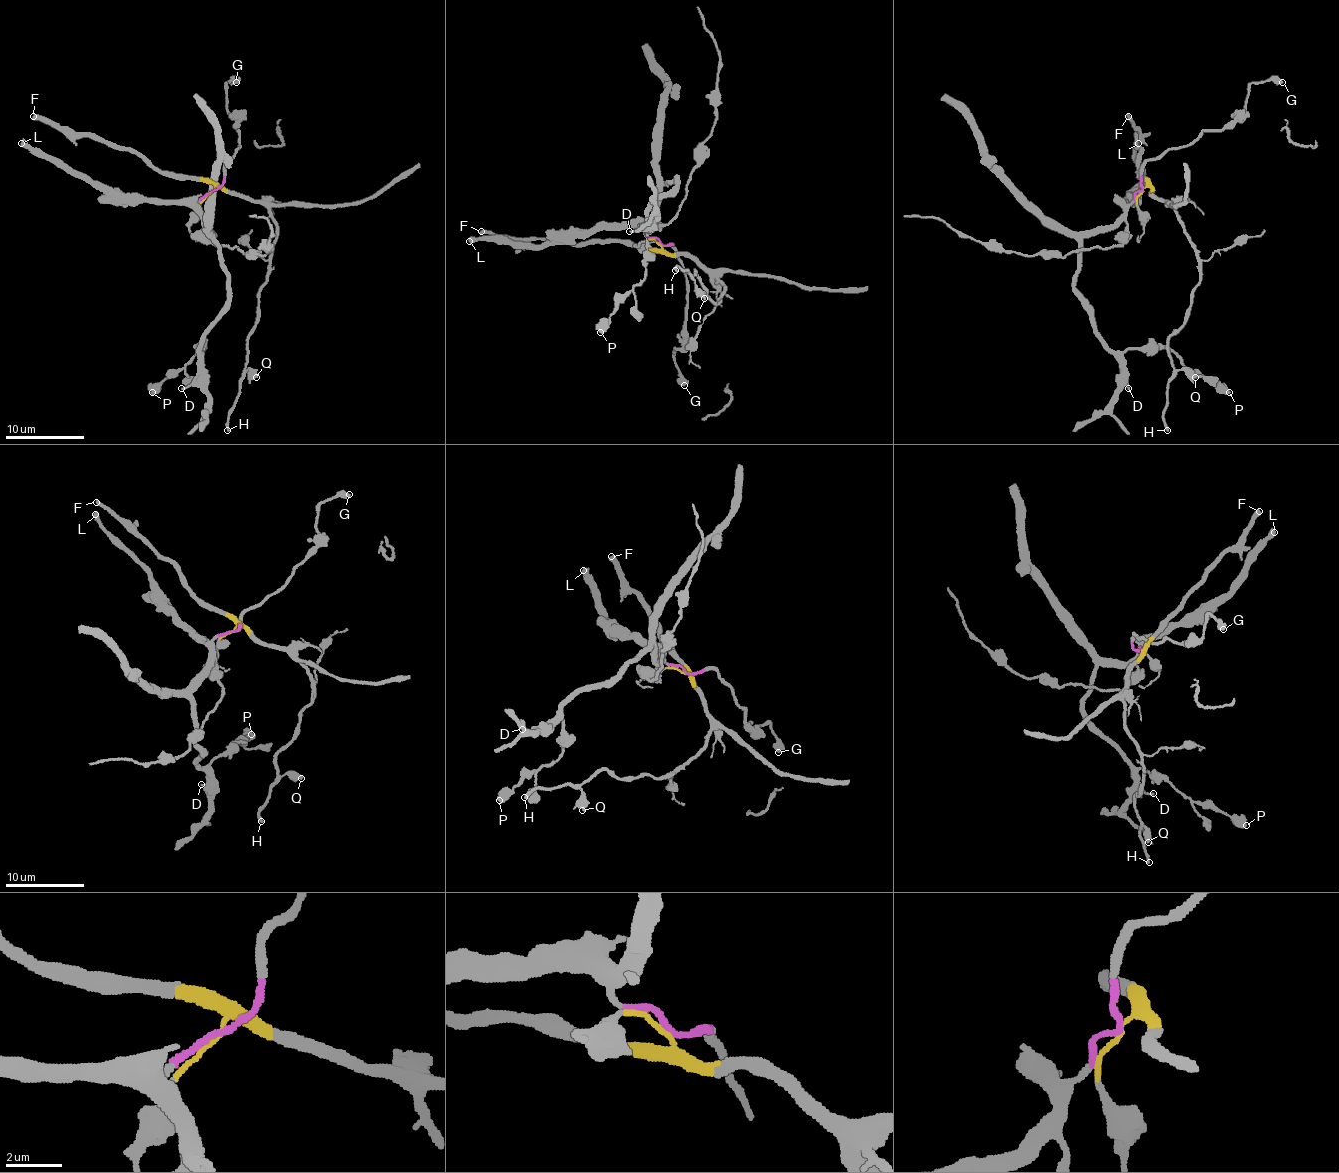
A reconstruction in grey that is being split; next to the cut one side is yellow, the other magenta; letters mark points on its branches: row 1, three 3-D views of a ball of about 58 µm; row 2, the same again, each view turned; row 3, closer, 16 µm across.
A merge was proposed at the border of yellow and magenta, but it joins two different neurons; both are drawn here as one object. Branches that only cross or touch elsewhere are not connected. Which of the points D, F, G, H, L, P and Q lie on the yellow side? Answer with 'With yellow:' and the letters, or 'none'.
With yellow: F, H, Q

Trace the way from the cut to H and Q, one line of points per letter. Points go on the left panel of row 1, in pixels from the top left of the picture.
H: (213, 190), (220, 186), (260, 202), (276, 226), (244, 378), (226, 430)
Q: (213, 190), (252, 198), (276, 226), (248, 337), (244, 369), (256, 376)

